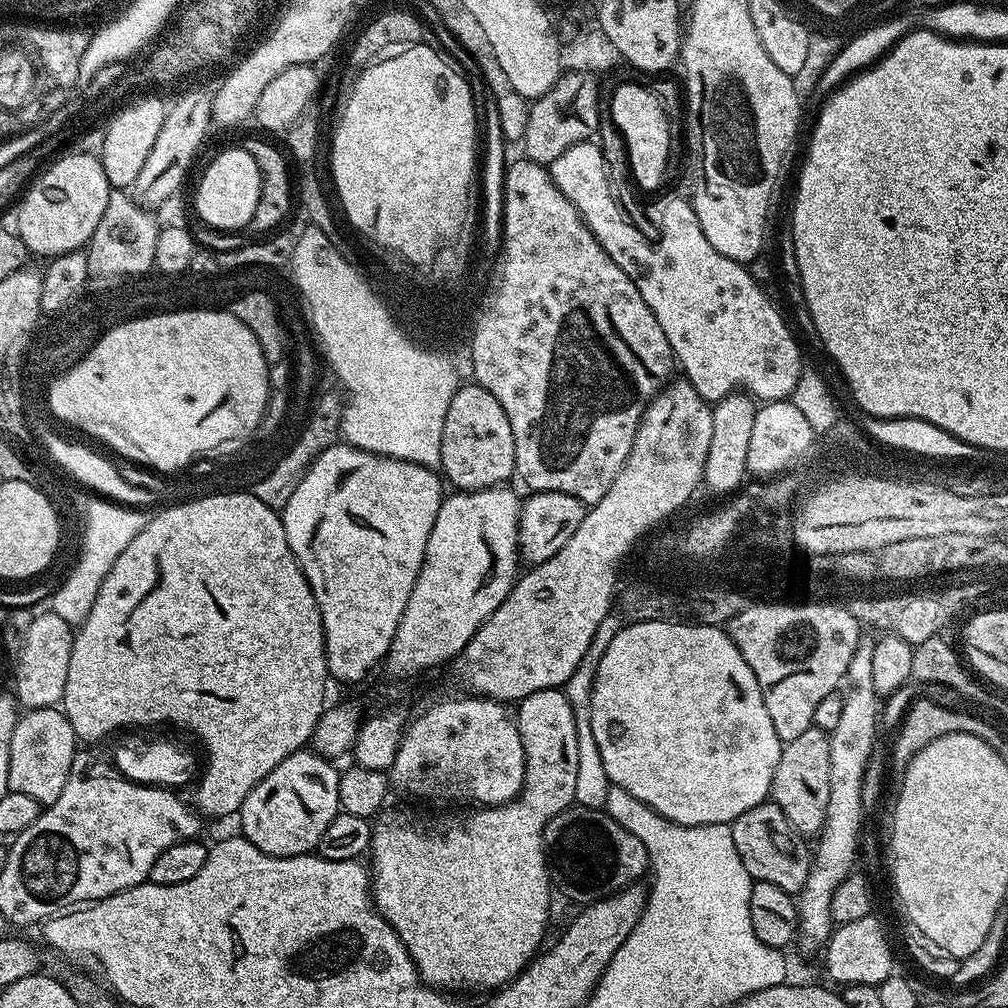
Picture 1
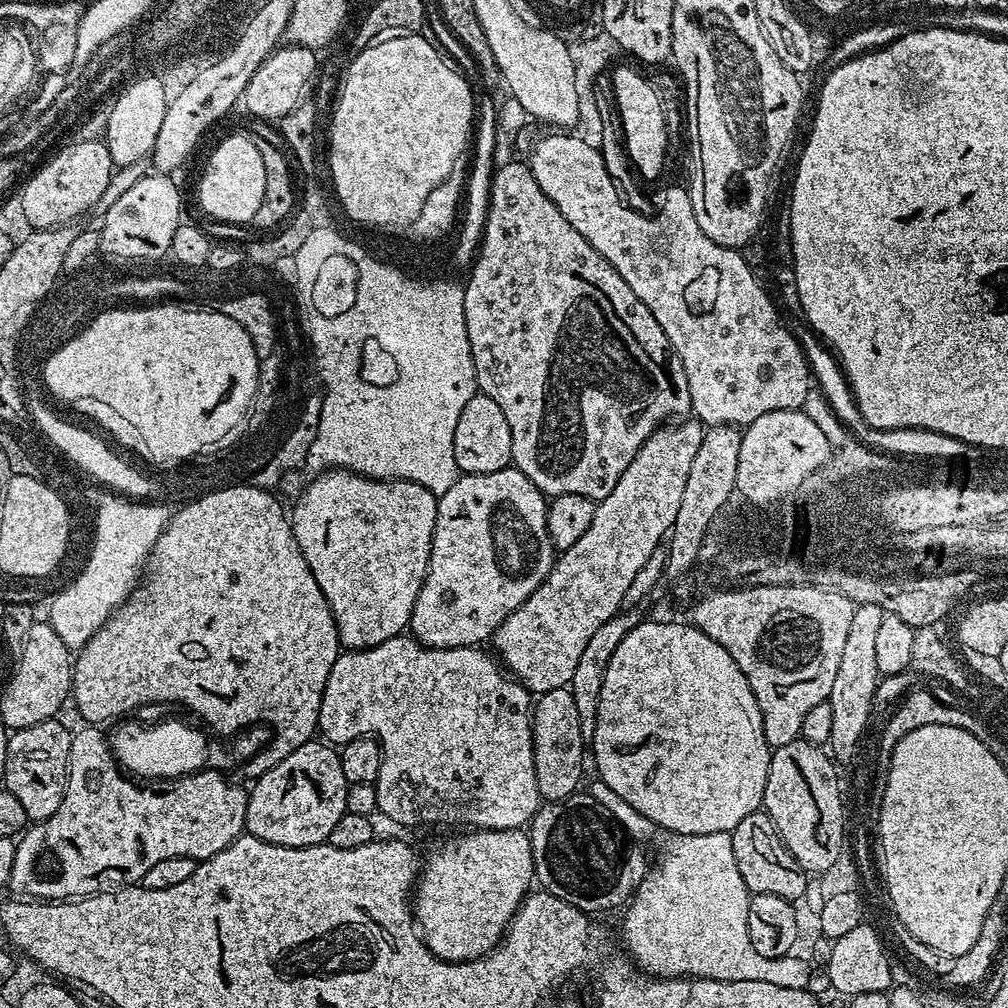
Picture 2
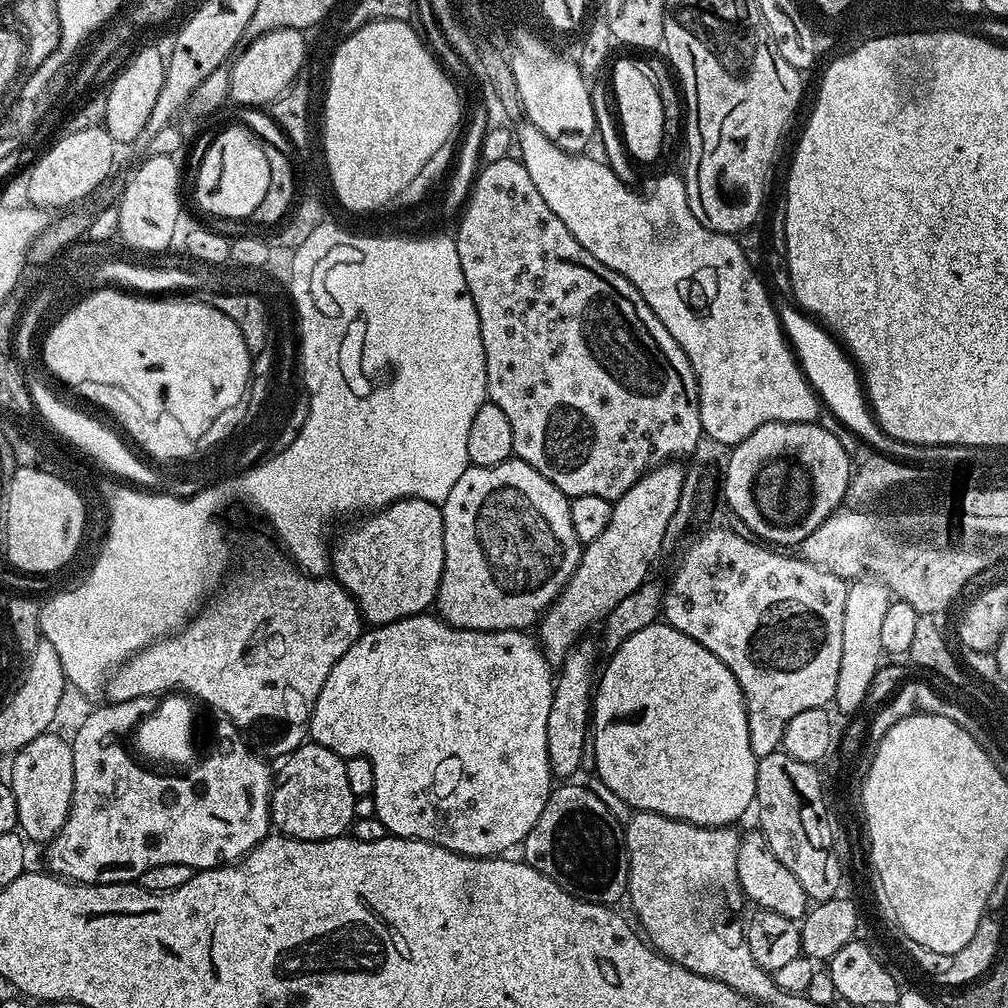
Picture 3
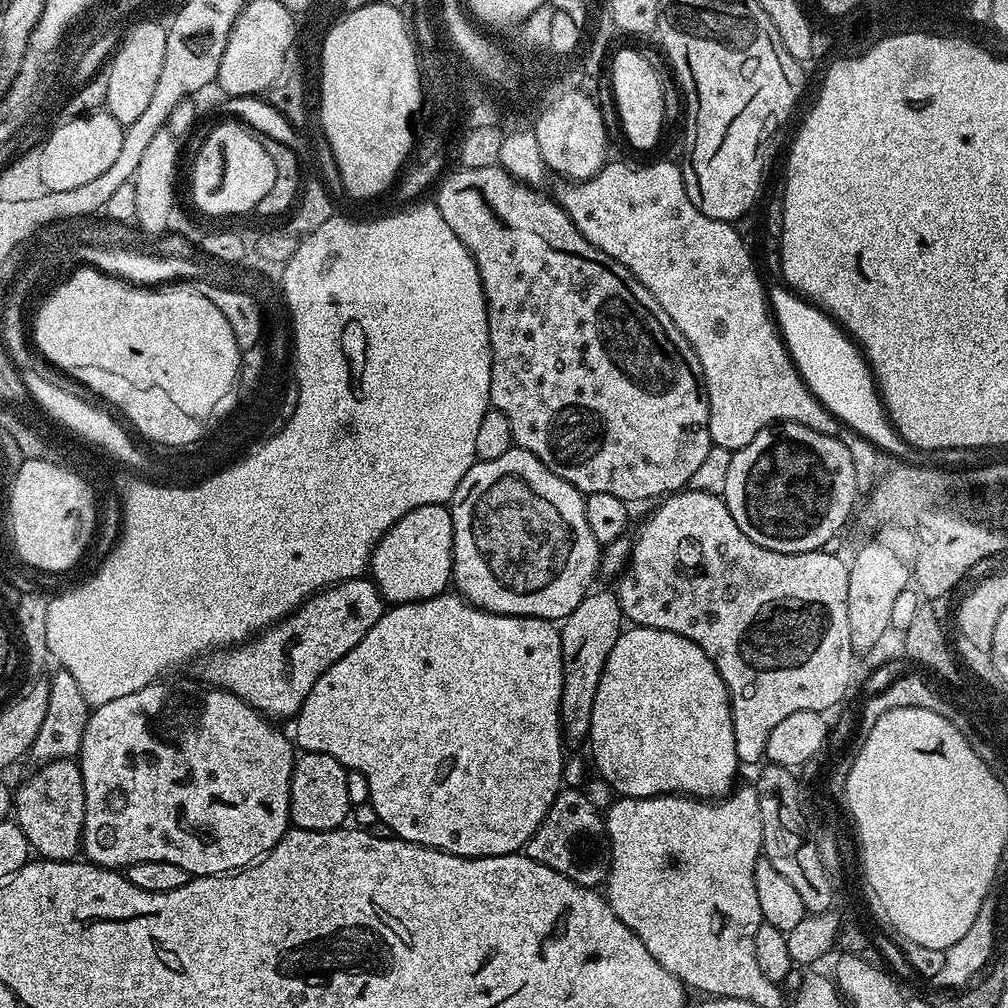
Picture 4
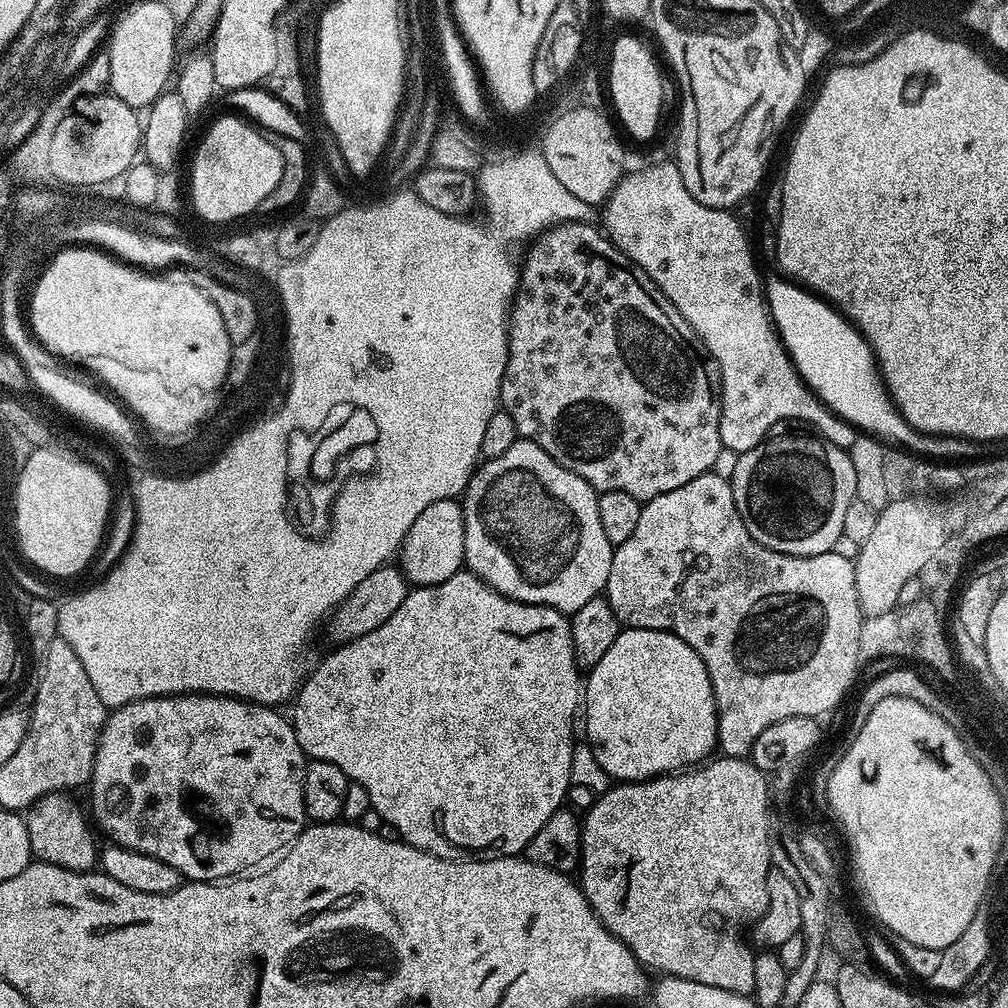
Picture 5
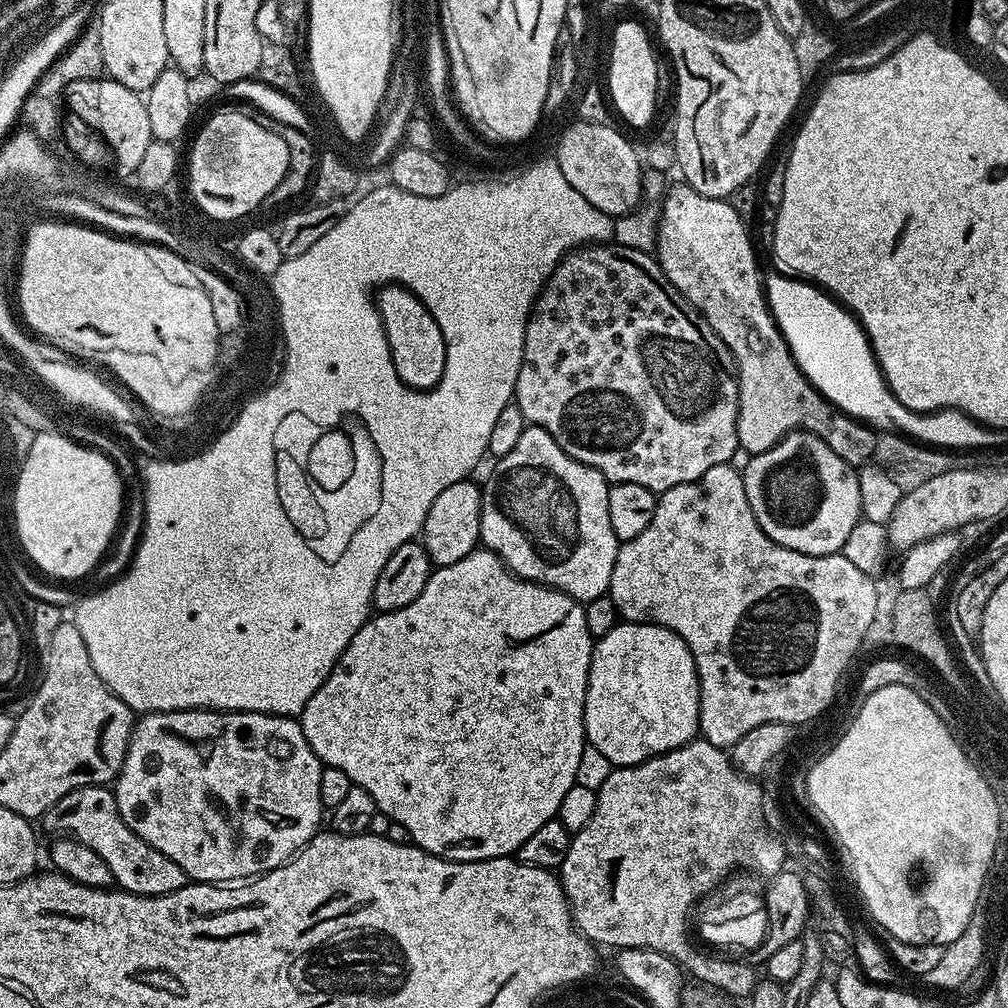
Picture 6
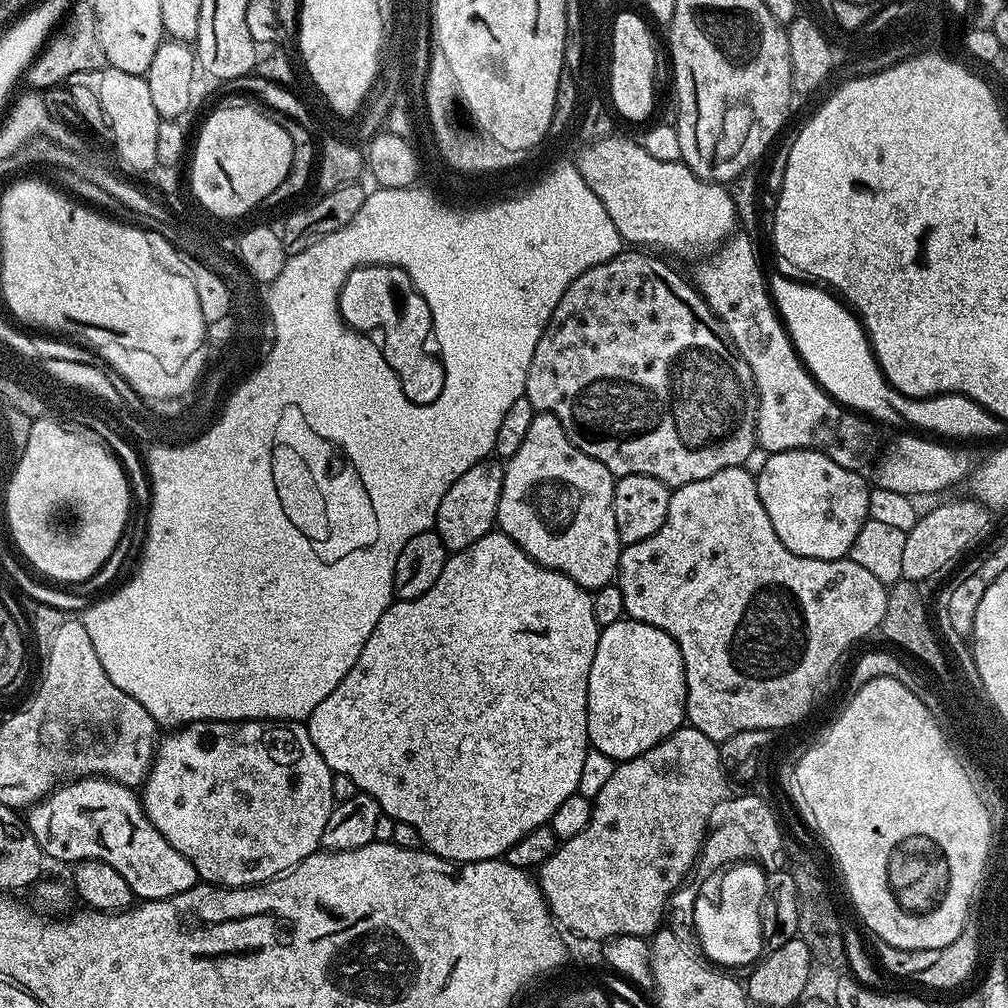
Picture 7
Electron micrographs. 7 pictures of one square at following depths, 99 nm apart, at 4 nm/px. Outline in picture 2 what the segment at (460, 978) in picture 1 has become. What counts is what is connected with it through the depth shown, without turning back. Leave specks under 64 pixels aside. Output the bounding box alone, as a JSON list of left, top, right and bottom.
[411,688,586,964]

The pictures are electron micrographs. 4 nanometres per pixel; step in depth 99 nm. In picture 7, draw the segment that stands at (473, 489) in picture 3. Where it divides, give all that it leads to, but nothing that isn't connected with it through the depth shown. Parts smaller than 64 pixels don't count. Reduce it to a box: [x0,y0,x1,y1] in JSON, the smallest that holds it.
[496,412,621,590]

